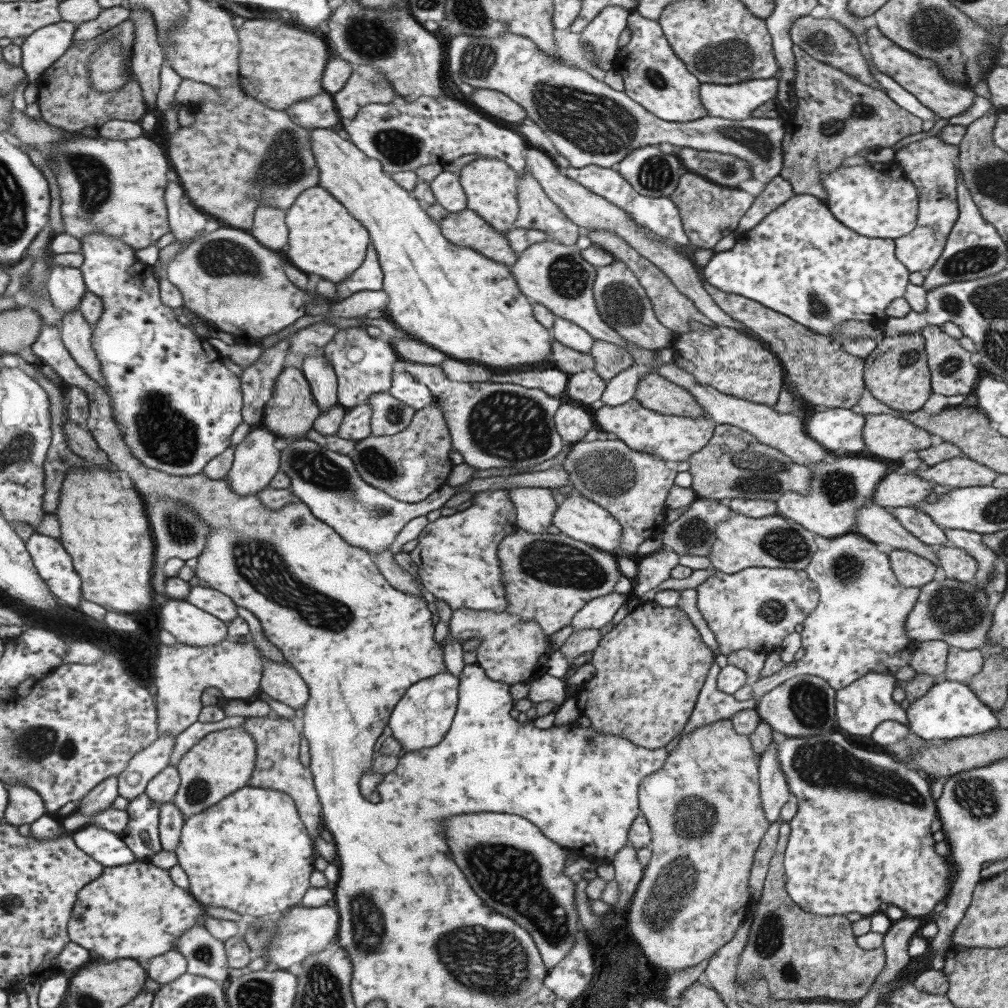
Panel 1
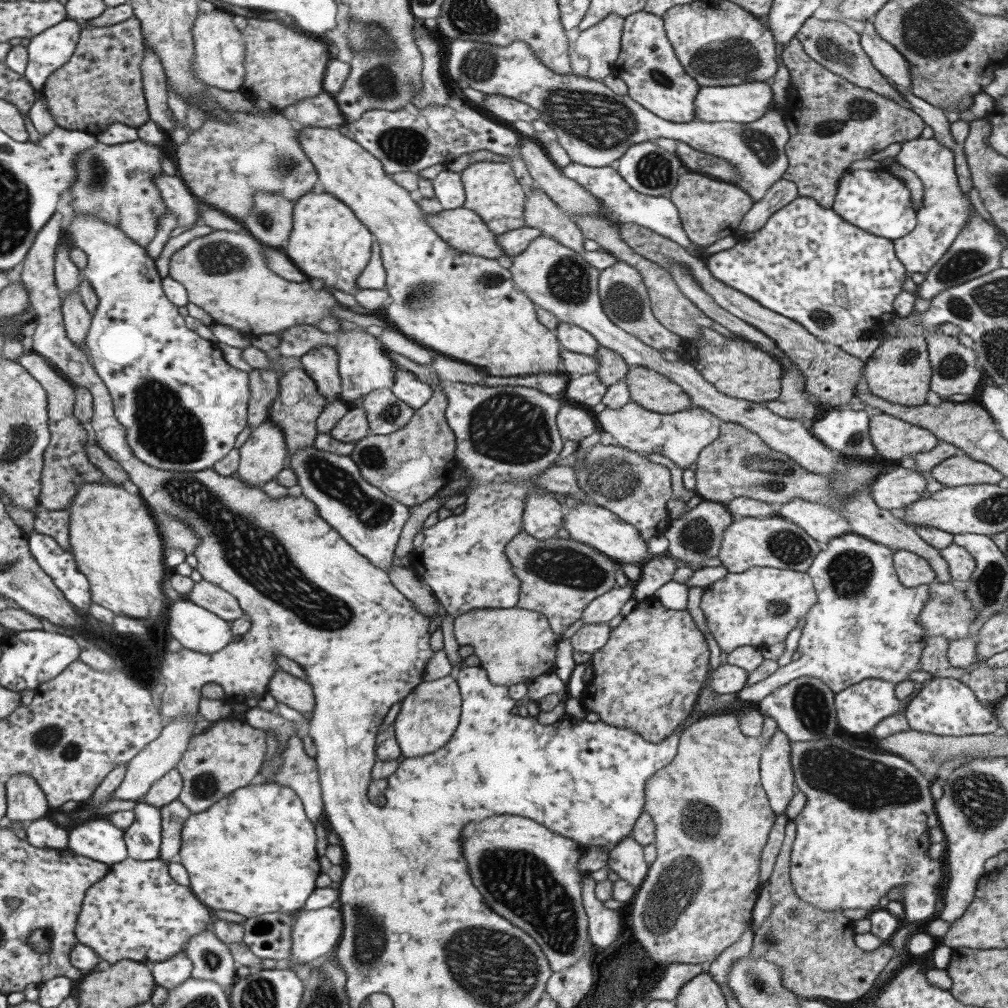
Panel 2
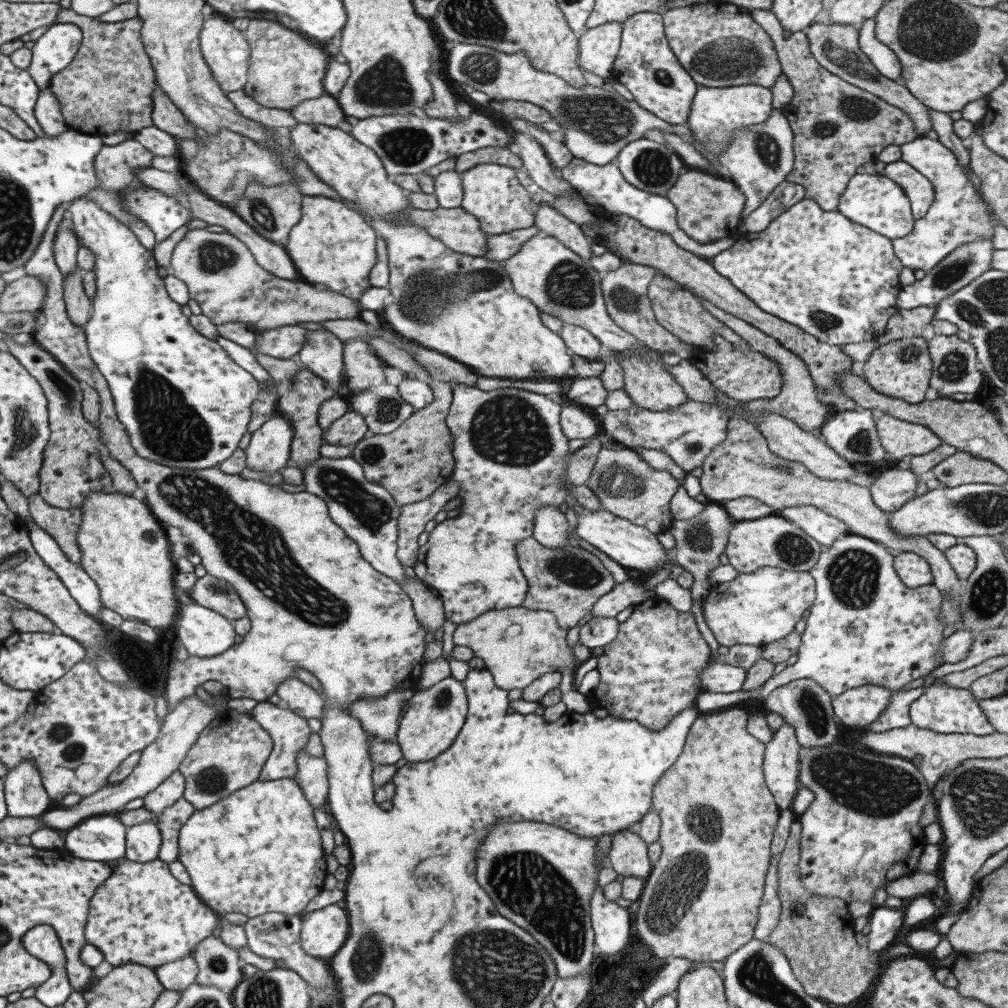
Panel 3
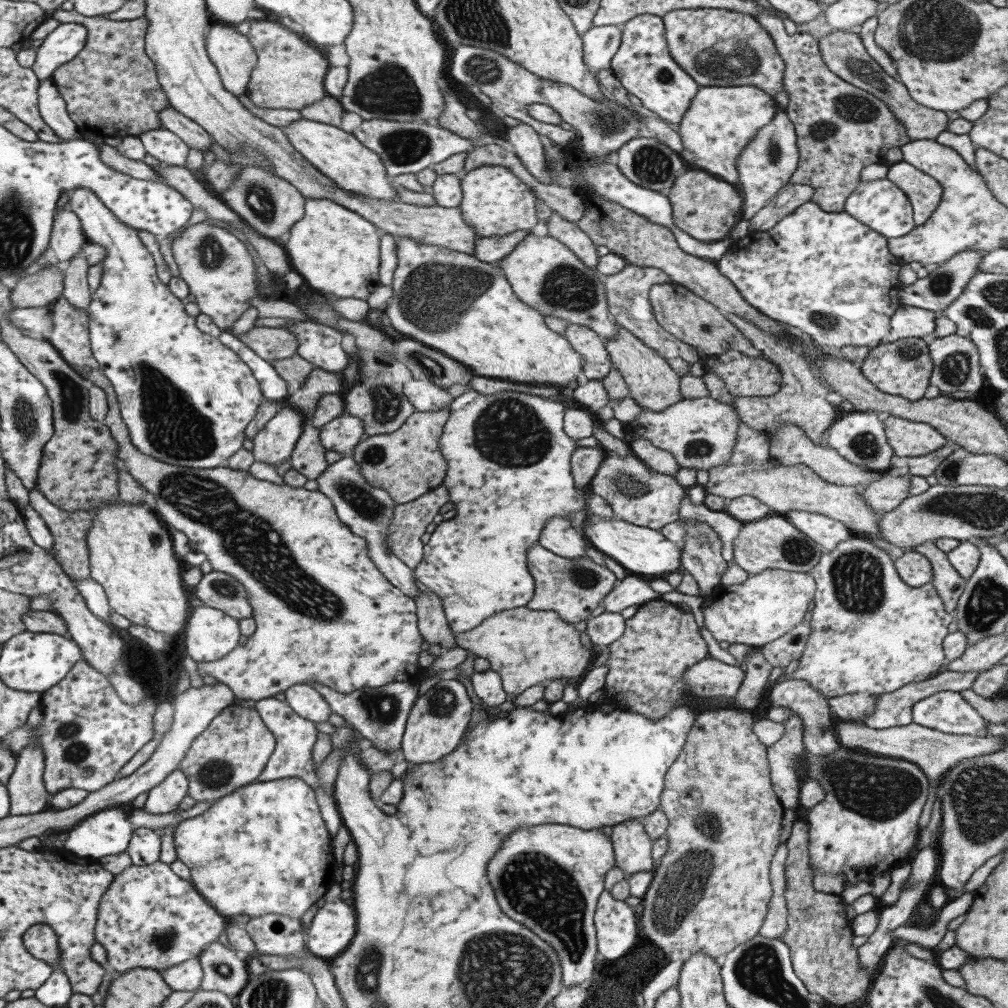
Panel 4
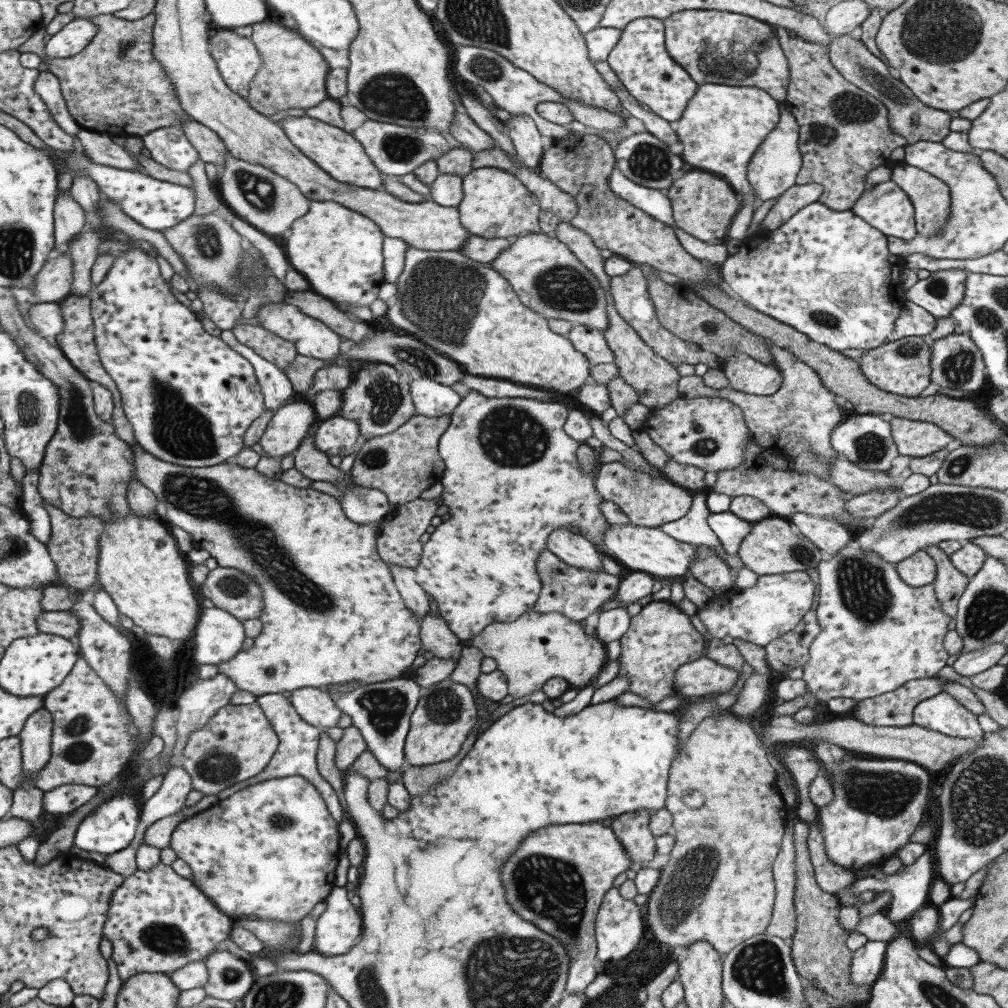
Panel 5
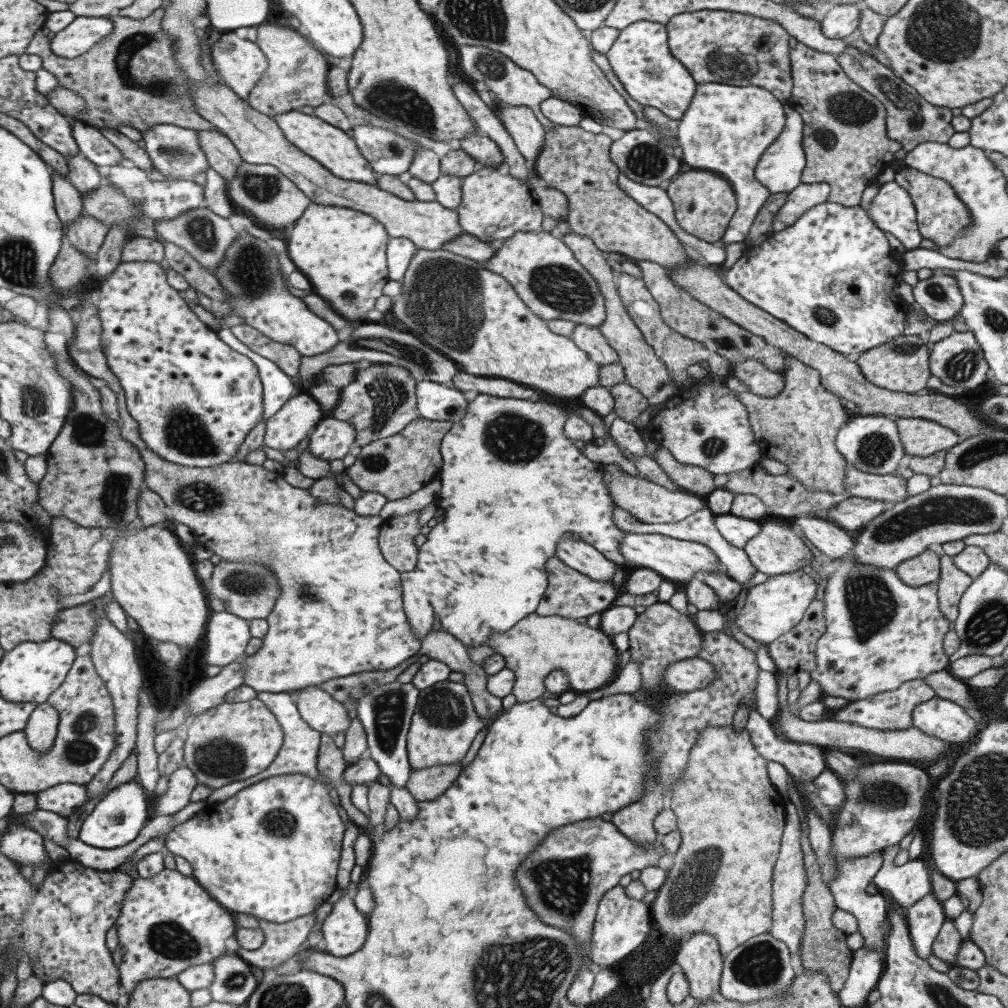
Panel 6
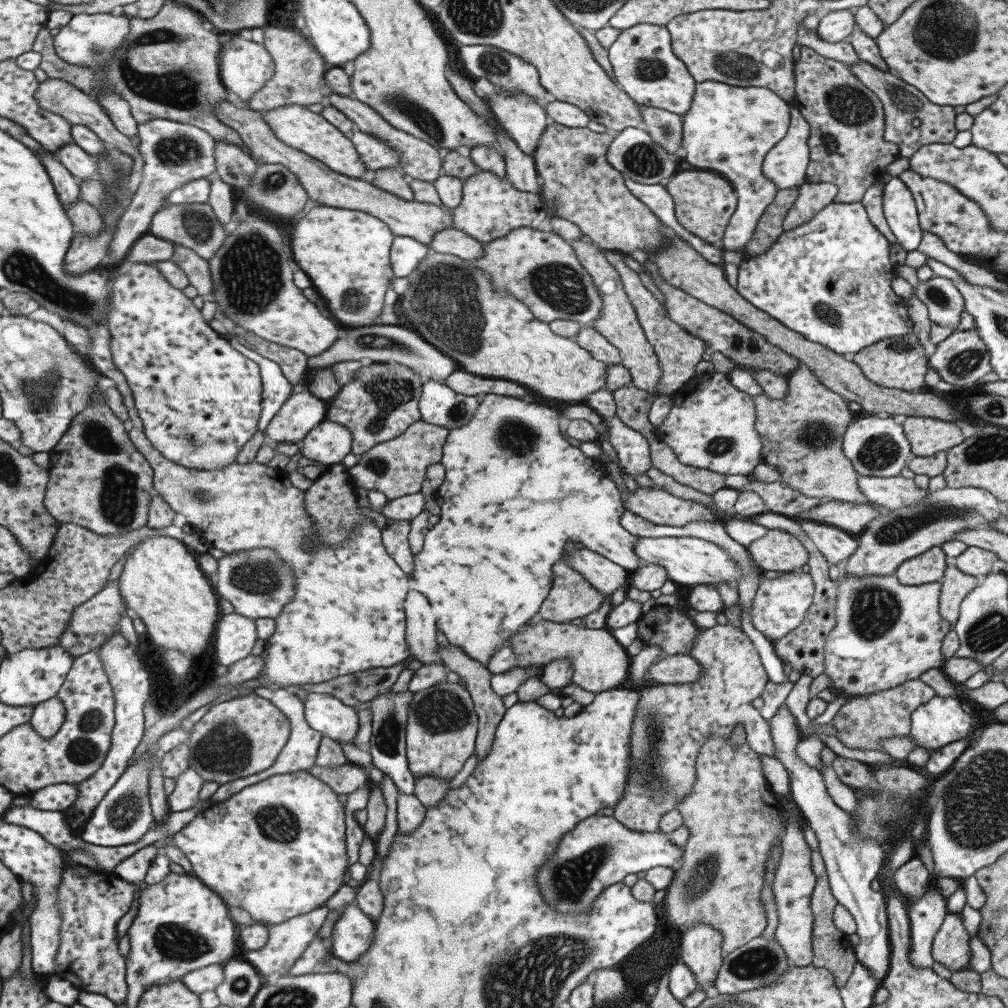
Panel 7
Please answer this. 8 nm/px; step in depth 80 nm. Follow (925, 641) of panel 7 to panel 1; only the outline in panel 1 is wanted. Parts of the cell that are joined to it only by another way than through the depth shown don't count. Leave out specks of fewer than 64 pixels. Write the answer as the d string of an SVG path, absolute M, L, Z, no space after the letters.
M854 531L829 539L825 550L815 550L804 572L817 589L818 601L816 607L804 618L800 636L803 656L792 663L783 665L775 674L757 680L751 680L736 690L732 697L735 700L758 700L772 688L789 680L792 676L801 674L813 675L825 680L833 688L839 690L854 680L863 676L872 678L892 679L899 666L909 665L914 640L907 639L903 623L909 611L916 603L920 587L905 588L901 586L896 576L889 568L887 554L879 552L879 548L869 540L855 538Z

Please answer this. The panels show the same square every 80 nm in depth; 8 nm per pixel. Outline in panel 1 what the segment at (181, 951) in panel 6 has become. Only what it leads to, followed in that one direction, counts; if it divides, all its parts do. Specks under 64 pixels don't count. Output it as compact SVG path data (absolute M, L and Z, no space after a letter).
M139 860L121 866L105 867L100 878L85 886L78 894L68 929L73 942L96 952L105 961L135 959L147 965L152 958L175 950L181 935L196 926L201 916L201 904L189 889L175 884L169 869L161 868L151 860Z

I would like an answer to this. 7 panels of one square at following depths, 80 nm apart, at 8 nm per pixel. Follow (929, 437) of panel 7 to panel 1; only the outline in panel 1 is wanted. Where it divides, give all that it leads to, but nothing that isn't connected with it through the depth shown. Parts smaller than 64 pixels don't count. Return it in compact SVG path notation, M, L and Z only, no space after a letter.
M866 414L862 439L869 454L883 460L900 459L909 450L920 451L931 446L929 433L899 414Z

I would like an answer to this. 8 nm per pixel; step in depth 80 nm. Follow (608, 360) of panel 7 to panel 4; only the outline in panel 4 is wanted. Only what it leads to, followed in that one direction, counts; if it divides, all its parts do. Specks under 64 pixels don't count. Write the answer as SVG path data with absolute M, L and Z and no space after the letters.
M568 324L563 336L571 345L571 348L580 354L585 362L589 364L601 364L608 359L608 352L605 350L603 338L589 328Z

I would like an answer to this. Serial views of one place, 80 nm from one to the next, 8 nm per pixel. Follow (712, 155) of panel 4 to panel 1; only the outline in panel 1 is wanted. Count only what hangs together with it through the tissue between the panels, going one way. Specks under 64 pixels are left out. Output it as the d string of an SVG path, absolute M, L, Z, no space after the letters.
M776 77L729 85L701 83L698 97L706 116L745 120L752 117L758 106L775 98L776 86Z

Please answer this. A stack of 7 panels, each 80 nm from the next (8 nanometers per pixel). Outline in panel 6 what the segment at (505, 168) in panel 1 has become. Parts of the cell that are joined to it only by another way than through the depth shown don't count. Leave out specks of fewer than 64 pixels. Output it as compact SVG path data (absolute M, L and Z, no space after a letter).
M480 167L475 174L464 177L463 199L457 208L460 225L465 233L472 234L485 242L501 242L517 231L540 230L543 213L540 209L542 199L536 187L529 187L523 180L509 176L504 169Z

